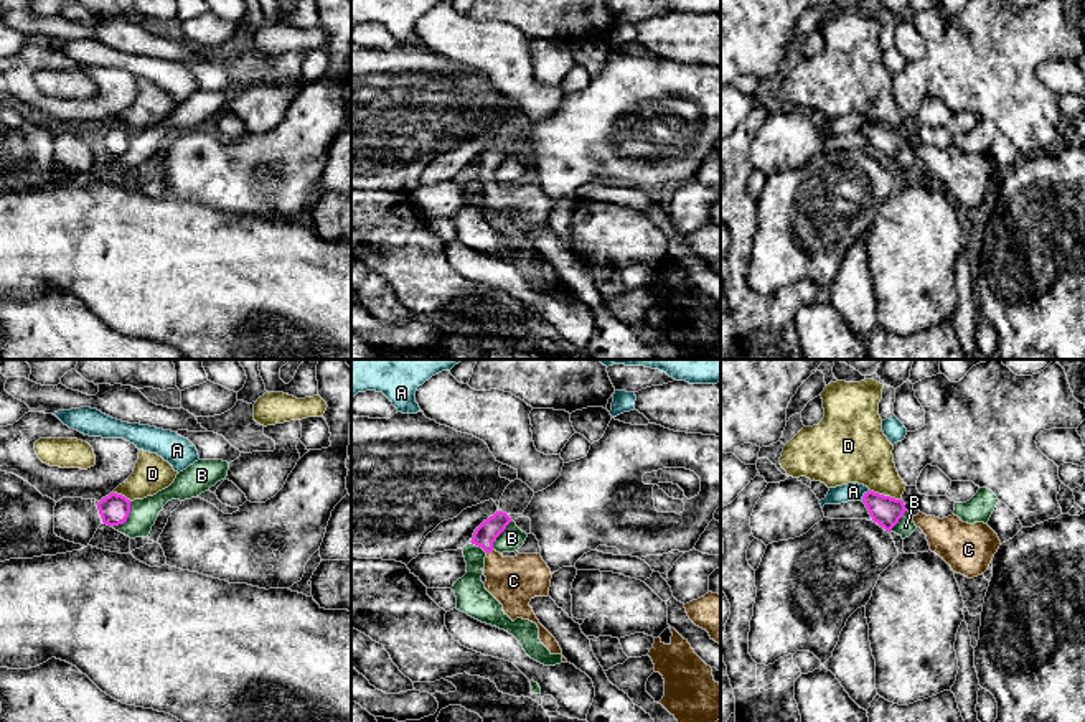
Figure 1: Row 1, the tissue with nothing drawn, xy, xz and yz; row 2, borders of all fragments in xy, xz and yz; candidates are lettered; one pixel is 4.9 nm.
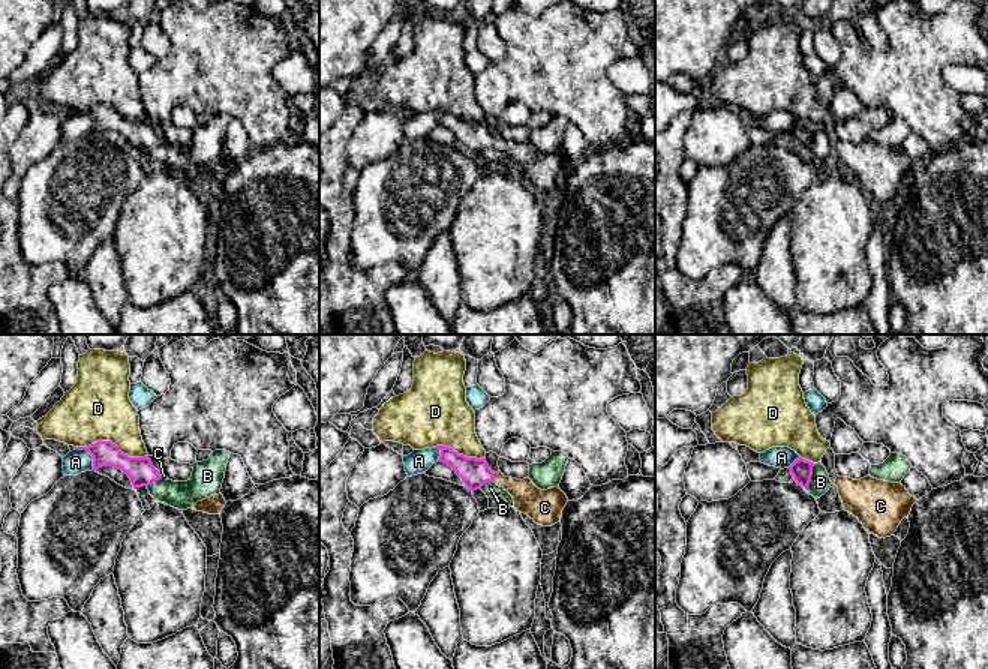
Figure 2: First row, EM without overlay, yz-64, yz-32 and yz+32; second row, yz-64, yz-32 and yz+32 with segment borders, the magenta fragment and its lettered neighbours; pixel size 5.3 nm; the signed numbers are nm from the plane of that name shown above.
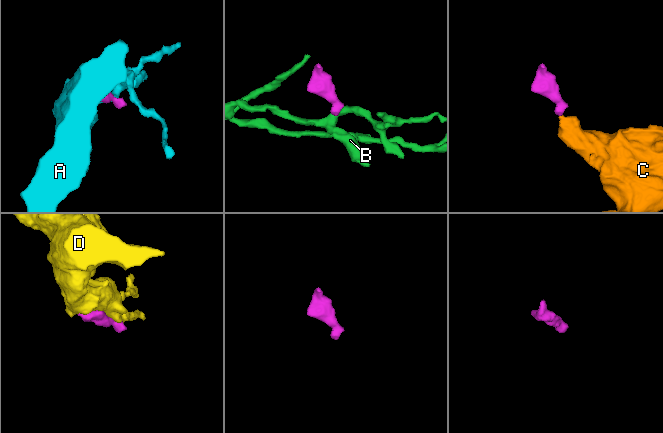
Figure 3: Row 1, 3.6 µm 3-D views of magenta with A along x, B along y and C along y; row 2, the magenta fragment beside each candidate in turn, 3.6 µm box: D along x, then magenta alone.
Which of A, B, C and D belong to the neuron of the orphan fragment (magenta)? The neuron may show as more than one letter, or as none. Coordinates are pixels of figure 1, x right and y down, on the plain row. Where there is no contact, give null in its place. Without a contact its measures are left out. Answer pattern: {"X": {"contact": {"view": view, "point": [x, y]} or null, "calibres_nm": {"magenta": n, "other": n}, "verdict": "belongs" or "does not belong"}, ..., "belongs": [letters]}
{"A": {"contact": {"view": "yz", "point": [864, 126]}, "calibres_nm": {"magenta": 150, "other": 100}, "verdict": "does not belong"}, "B": {"contact": {"view": "xy", "point": [127, 147]}, "calibres_nm": {"magenta": 150, "other": 140}, "verdict": "does not belong"}, "C": {"contact": {"view": "xz", "point": [488, 182]}, "calibres_nm": {"magenta": 110, "other": 240}, "verdict": "belongs"}, "D": {"contact": {"view": "yz", "point": [886, 127]}, "calibres_nm": {"magenta": 150, "other": 280}, "verdict": "does not belong"}, "belongs": ["C"]}

